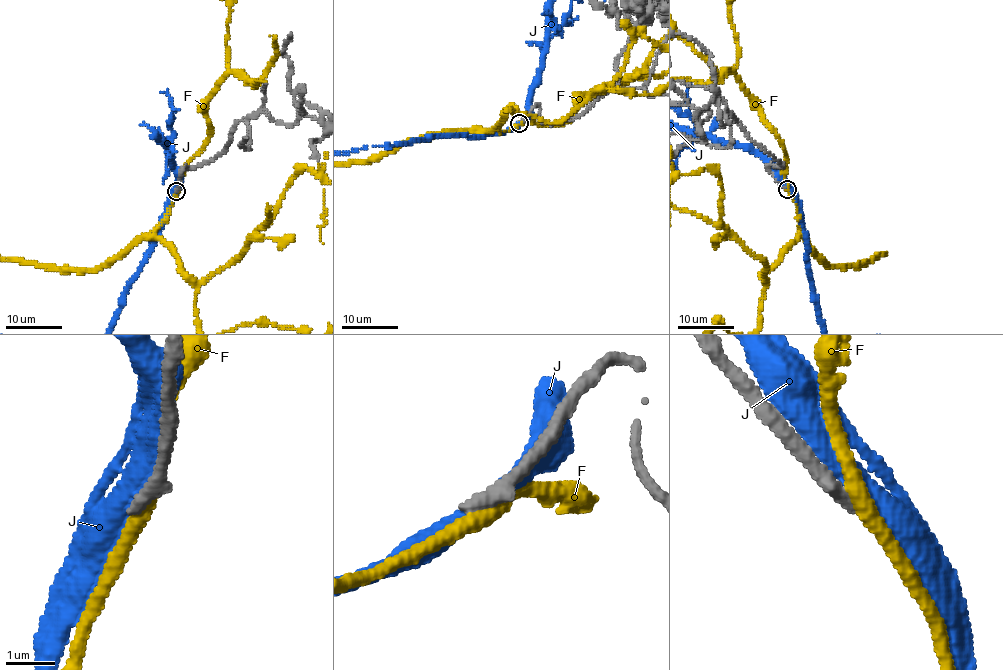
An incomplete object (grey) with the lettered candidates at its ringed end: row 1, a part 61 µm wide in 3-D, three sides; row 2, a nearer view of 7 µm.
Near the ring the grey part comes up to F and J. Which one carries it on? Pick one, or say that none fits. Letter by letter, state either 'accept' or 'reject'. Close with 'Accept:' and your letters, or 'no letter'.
F: reject
J: reject
Accept: no letter

